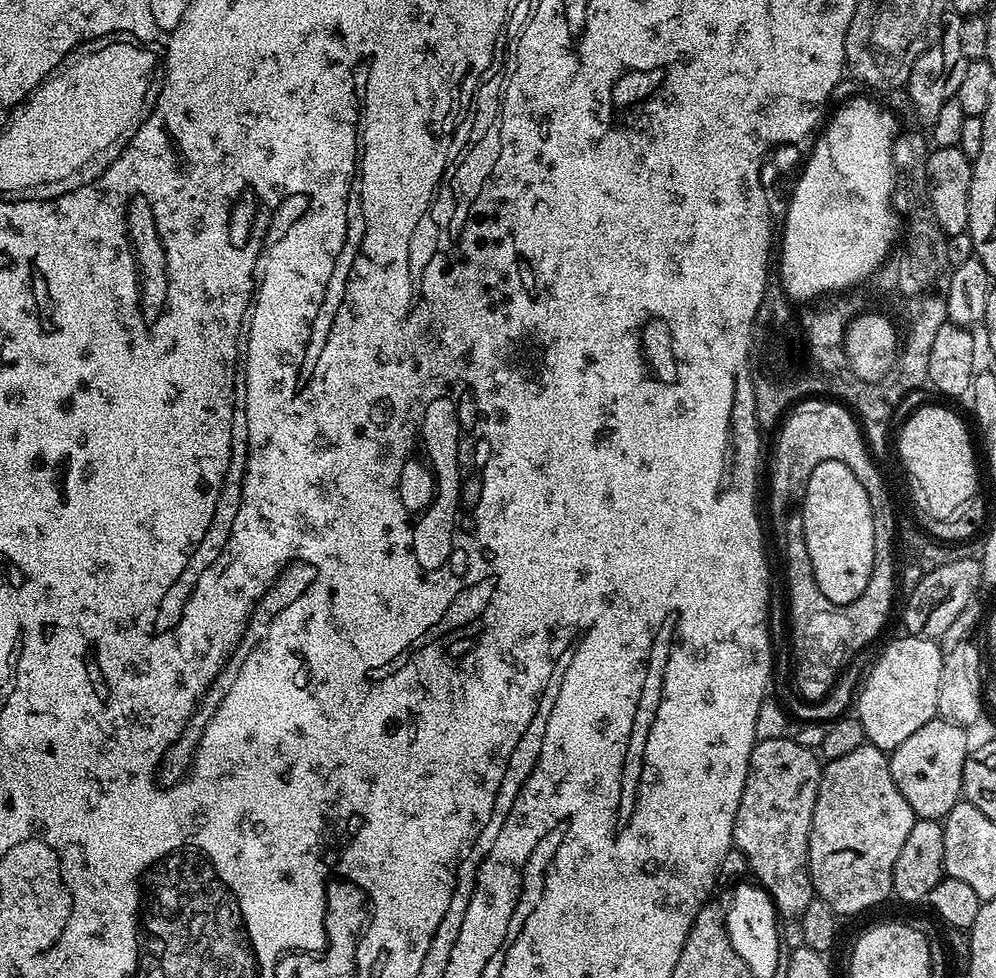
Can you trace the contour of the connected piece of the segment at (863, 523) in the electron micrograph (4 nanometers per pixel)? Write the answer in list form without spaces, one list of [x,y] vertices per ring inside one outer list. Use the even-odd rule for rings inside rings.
[[[827,460],[814,466],[802,497],[803,504],[803,551],[808,552],[806,560],[814,574],[818,590],[822,590],[822,594],[826,594],[826,598],[835,604],[854,602],[854,598],[858,598],[858,594],[866,590],[866,582],[870,582],[870,574],[874,566],[874,518],[870,498],[862,482],[856,477],[856,472],[850,470],[848,464],[837,460]]]

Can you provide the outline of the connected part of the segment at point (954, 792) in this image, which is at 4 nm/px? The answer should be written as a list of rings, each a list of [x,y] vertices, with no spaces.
[[[937,718],[914,730],[902,746],[891,749],[888,756],[890,774],[917,818],[943,821],[962,798],[962,770],[969,754],[964,731],[957,724]]]

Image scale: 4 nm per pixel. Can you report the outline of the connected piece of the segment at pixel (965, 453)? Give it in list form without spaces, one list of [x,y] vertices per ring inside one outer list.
[[[920,408],[908,421],[904,424],[904,429],[900,432],[900,460],[904,463],[904,468],[906,471],[912,475],[912,480],[914,483],[920,487],[920,496],[924,499],[924,504],[928,507],[927,515],[934,519],[946,519],[948,517],[953,517],[957,512],[960,511],[960,508],[966,504],[967,500],[972,496],[977,495],[978,488],[976,488],[976,458],[978,462],[978,456],[972,453],[972,440],[968,437],[968,428],[951,412],[948,408]]]

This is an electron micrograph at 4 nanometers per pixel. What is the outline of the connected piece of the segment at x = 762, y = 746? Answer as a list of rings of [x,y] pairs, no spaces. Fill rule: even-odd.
[[[794,738],[757,740],[750,754],[746,786],[742,790],[742,802],[738,802],[738,814],[734,822],[732,838],[735,851],[746,857],[751,875],[767,892],[781,917],[800,917],[814,898],[812,876],[808,873],[808,839],[814,802],[818,798],[821,771],[821,757],[811,748],[798,746]]]

